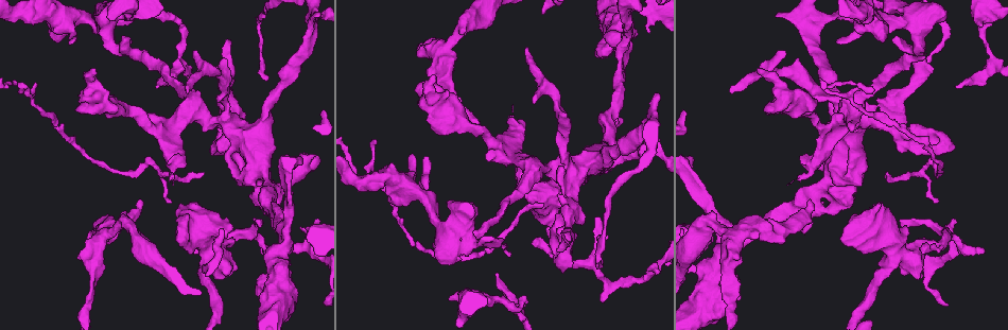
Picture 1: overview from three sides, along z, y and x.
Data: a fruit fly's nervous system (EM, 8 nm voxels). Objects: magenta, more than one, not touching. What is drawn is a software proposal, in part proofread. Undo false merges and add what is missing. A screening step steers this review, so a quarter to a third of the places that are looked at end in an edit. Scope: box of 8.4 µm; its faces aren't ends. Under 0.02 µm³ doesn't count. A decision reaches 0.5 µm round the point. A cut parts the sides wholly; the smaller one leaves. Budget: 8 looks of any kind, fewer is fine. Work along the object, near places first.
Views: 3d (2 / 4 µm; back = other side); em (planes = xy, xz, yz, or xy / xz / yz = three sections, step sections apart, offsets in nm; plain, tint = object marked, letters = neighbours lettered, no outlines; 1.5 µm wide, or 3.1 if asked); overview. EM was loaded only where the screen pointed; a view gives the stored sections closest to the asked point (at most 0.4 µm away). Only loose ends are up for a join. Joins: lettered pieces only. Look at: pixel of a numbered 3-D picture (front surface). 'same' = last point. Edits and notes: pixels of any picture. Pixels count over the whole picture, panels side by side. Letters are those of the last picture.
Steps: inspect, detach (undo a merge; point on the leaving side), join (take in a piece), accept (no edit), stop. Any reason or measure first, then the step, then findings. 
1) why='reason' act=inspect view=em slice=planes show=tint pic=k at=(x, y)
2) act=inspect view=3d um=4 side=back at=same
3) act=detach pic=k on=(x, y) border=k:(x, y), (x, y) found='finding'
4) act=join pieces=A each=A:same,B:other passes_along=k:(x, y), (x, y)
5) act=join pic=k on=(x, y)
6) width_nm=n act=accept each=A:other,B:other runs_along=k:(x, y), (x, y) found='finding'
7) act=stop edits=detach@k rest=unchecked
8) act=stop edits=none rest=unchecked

why='free end' act=inspect view=em slice=planes show=tint pic=1 at=(570, 238)

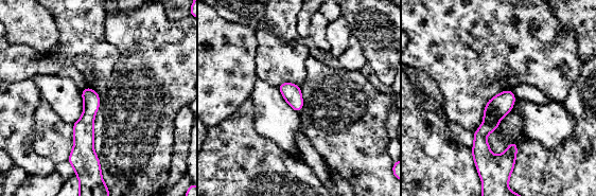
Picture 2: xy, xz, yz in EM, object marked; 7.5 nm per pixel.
act=inspect view=em slice=planes show=letters at=same

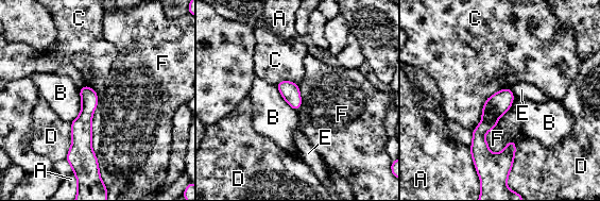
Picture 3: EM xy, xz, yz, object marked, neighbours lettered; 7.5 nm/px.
width_nm=130 act=accept each=A:other,B:other,C:other,D:other,E:other,F:other runs_along=3:(85, 88), (83, 155), (88, 165) found='no lettered piece goes on from it'

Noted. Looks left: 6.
why='an open end' act=inspect view=em slice=yz step=4 show=letters pic=1 at=(899, 220)

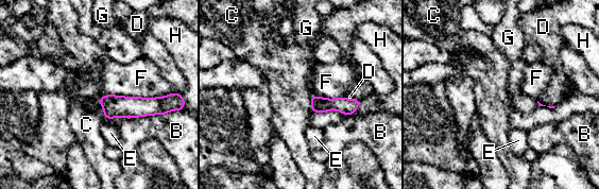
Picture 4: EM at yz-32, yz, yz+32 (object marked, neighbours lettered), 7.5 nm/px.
act=inspect view=em slice=xz step=8 show=letters at=same

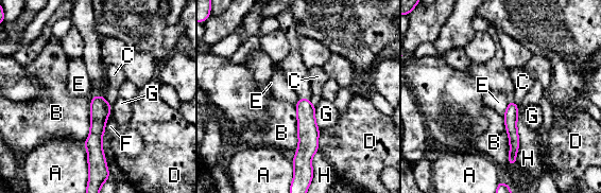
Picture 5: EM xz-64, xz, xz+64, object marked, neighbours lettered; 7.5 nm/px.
act=accept each=A:other,B:other,C:other,D:other,E:other,F:other,G:other,H:other runs_along=5:(102, 99), (90, 159) found='none of them fits'

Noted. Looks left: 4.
why='an open end' act=inspect view=em slice=planes show=letters pic=1 at=(918, 277)

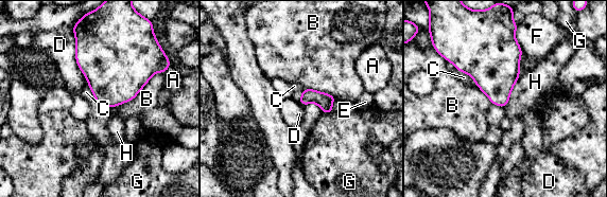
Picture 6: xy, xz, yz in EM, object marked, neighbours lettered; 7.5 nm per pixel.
longest_contact=B:480nm act=accept each=A:other,B:other,C:other,D:other,E:other,F:other,G:other,H:other border=6:(520, 73), (504, 108) found='none of them fits'

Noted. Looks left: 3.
act=stop edits=none rest=unchecked

